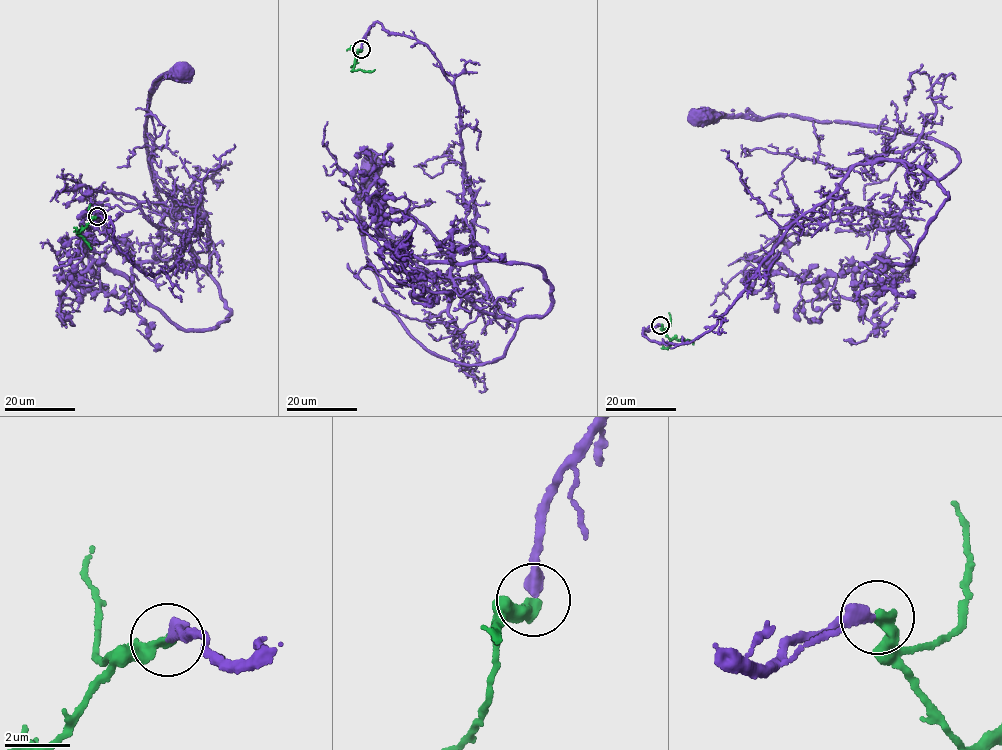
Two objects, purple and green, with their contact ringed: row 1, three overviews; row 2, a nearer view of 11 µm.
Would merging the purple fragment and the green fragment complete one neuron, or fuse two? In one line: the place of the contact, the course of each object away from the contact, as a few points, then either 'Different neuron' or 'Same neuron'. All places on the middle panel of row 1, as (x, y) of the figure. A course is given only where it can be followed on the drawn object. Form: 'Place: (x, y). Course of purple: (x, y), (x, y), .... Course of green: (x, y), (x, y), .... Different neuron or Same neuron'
Place: (361, 49). Course of purple: (361, 49), (376, 21), (452, 82), (476, 271), (517, 322), (498, 360), (397, 316), (358, 215), (373, 168). Course of green: (361, 49), (356, 54), (353, 70), (375, 70). Same neuron

